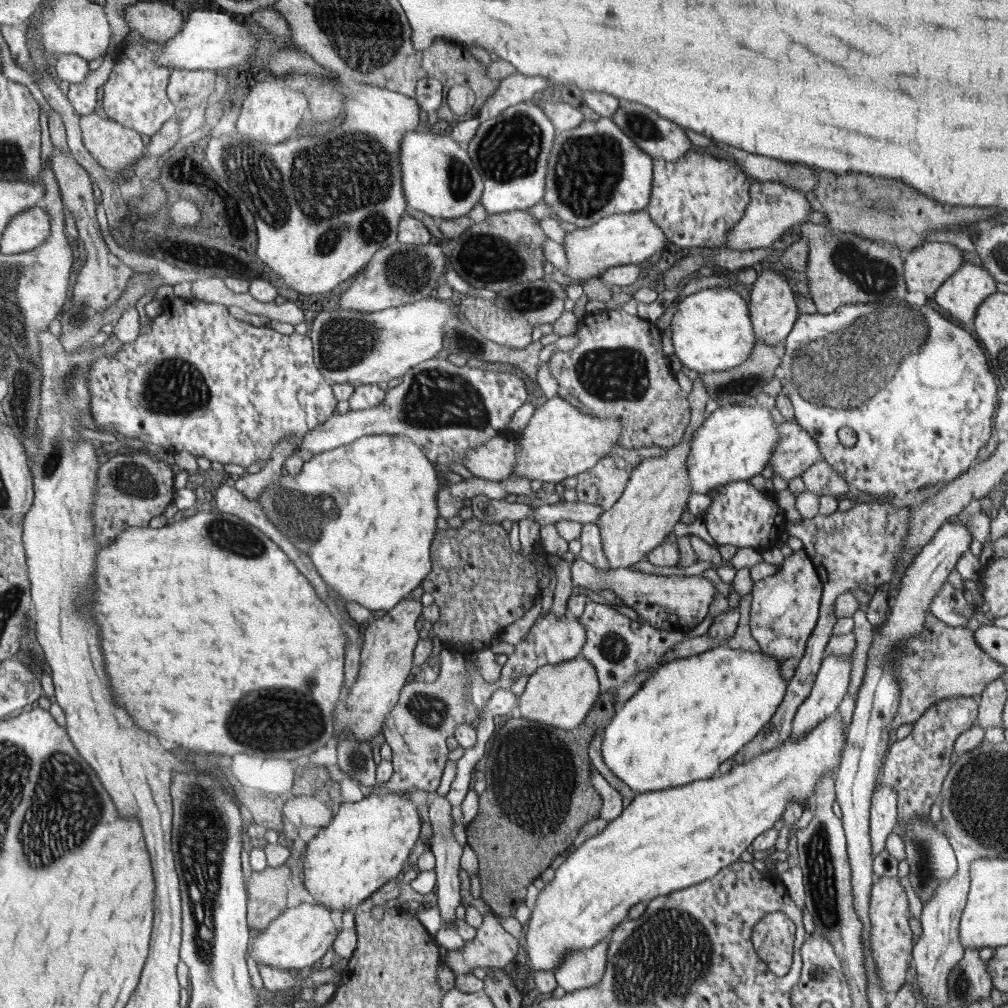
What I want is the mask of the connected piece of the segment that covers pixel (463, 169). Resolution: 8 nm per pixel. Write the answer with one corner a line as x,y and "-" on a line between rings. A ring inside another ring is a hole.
406,131
401,148
402,181
410,208
436,220
468,215
485,194
481,172
468,150
446,133

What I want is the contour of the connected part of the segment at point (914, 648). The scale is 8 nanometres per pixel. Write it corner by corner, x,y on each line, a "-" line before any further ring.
926,613
926,627
922,627
920,635
914,635
914,637
899,643
900,647
896,651
890,651
890,656
894,656
894,674
896,674
896,680
898,680
898,686
900,686
902,692
900,701
898,701
898,711
896,711
894,721
889,727
892,730
896,730
905,724
916,723
918,718
924,715
926,709
932,707
934,703
938,703
940,699
952,696
972,697
975,694
979,695
990,681
1000,679
1005,671
1002,664
998,664
994,658
990,658
976,644
973,630
965,626
948,626
932,613

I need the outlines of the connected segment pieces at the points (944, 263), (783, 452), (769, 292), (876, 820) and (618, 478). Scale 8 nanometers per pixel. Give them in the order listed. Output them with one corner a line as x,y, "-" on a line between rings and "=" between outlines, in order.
922,242
908,254
904,259
903,276
908,286
908,292
924,292
926,296
933,297
938,287
958,271
966,263
962,255
962,250
952,244
942,242
=
795,418
778,421
778,432
781,433
780,447
773,452
768,463
773,477
780,476
789,482
801,476
812,464
821,461
814,438
801,428
=
771,268
764,269
752,283
749,304
754,329
757,330
757,342
762,342
766,346
774,346
788,338
799,316
798,306
796,306
796,290
789,277
=
880,786
874,791
870,805
870,842
872,856
878,856
885,849
886,839
895,832
898,824
898,790
=
620,456
598,460
598,463
577,475
578,501
610,510
624,493
634,467

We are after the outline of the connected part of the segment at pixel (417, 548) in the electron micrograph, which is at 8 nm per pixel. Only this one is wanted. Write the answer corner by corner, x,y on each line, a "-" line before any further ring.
370,435
358,438
352,444
346,444
334,448
332,451
314,455
311,460
304,462
304,466
296,476
283,474
277,482
267,484
266,489
255,498
269,522
272,522
276,529
282,530
284,536
288,536
292,540
292,544
296,544
306,554
310,554
312,564
316,566
318,574
322,576
322,580
329,588
332,588
346,602
356,602
356,604
360,604
370,611
387,611
396,607
406,594
410,594
426,578
426,574
432,568
432,564
430,564
430,542
432,542
432,536
436,532
436,518
438,518
436,493
447,483
440,485
441,479
433,464
430,463
425,453
421,452
422,449
418,449
413,442
414,440
410,440
408,436

